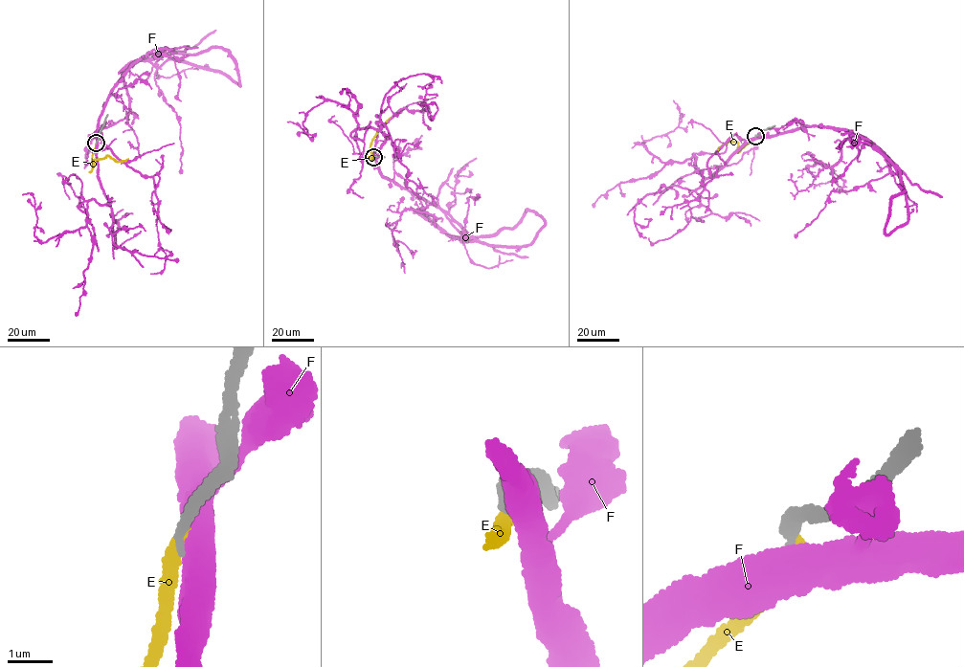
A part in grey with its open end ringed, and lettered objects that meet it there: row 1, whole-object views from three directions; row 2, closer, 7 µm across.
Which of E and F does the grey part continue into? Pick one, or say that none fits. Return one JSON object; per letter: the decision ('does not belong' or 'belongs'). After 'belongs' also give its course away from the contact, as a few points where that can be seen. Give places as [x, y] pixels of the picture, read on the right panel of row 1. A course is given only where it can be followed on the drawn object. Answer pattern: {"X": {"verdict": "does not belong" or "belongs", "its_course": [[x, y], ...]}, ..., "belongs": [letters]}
{"E": {"verdict": "does not belong"}, "F": {"verdict": "does not belong"}, "belongs": []}

